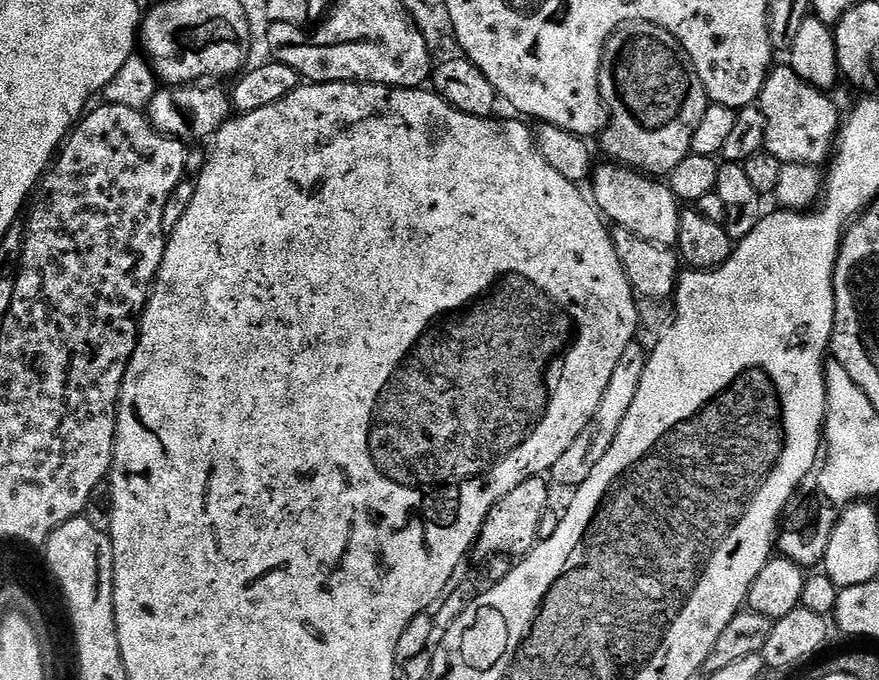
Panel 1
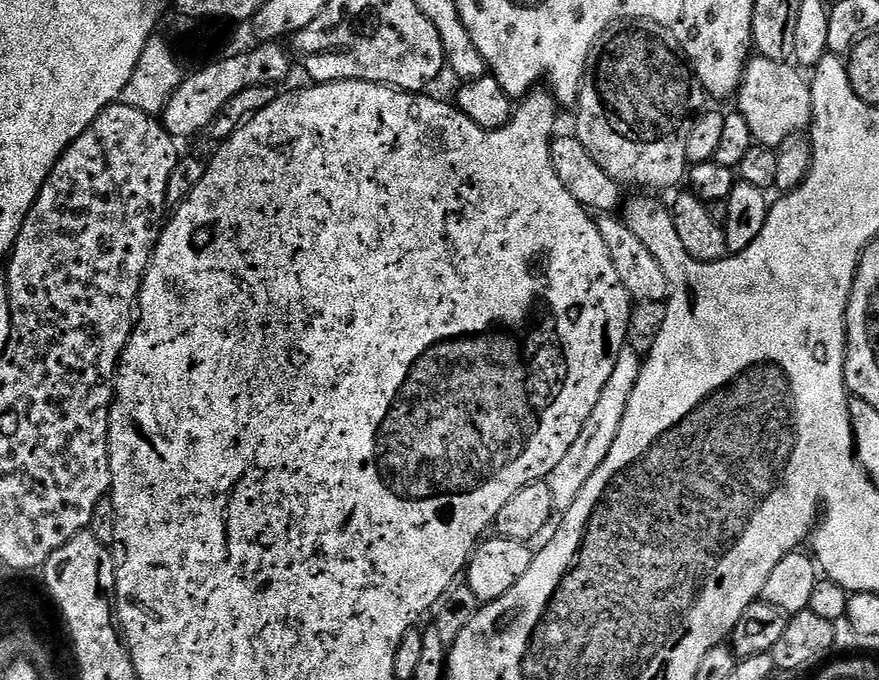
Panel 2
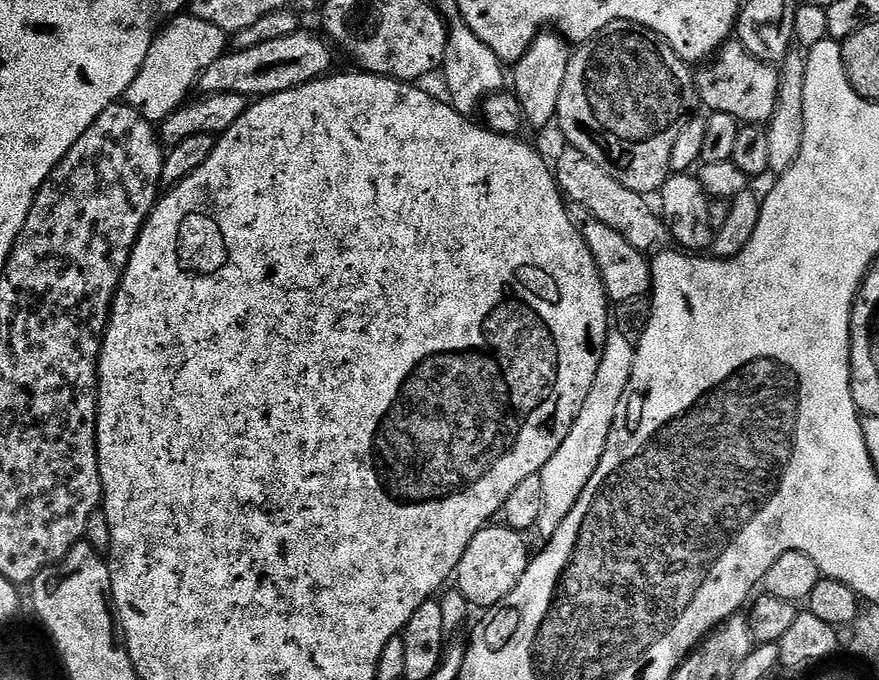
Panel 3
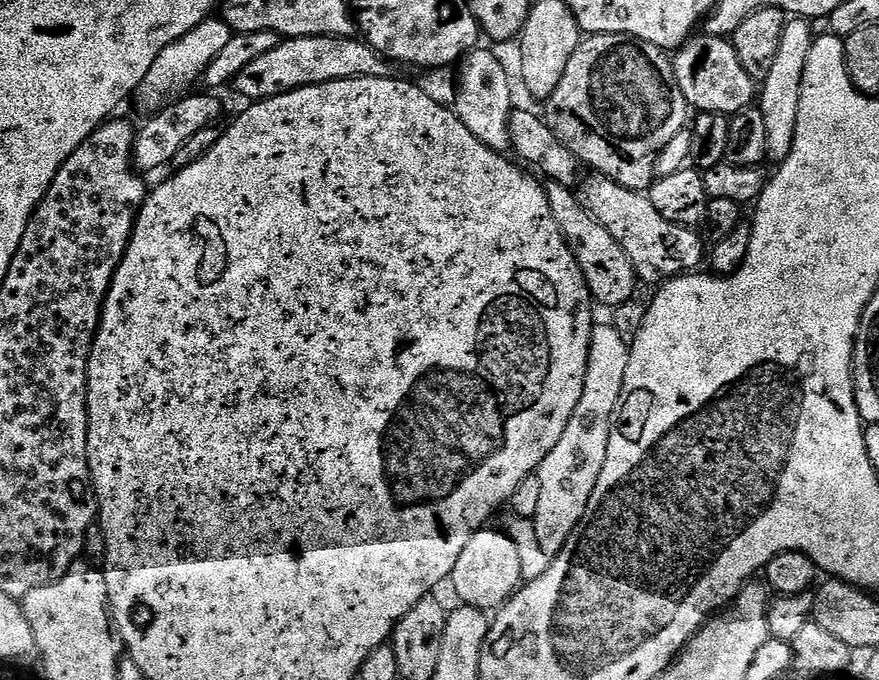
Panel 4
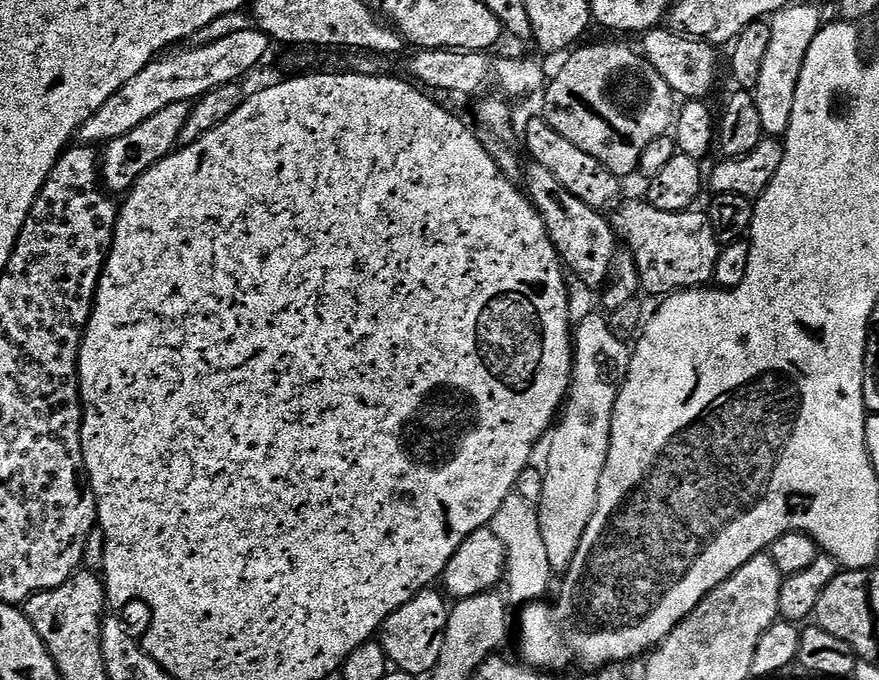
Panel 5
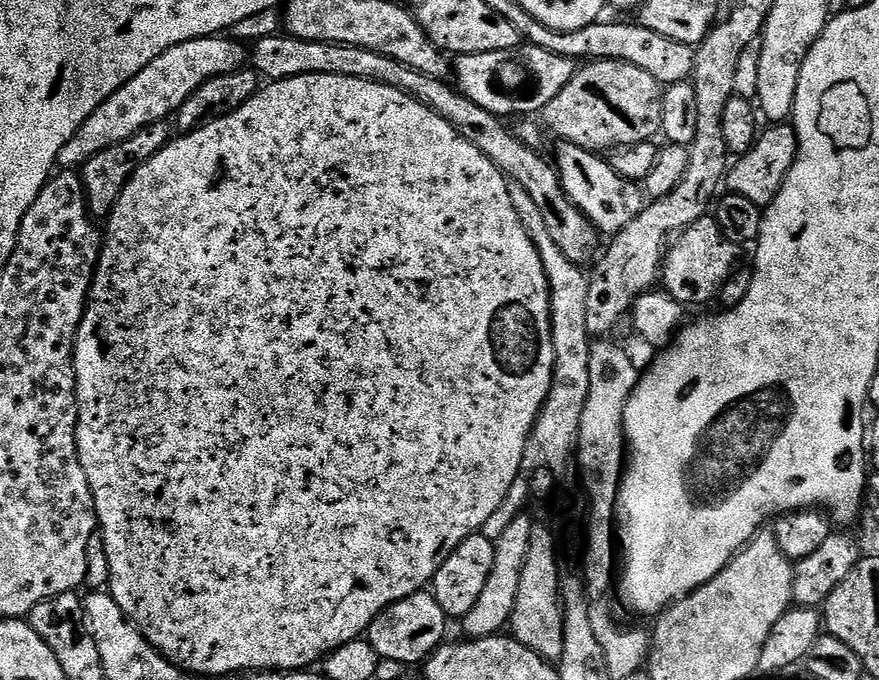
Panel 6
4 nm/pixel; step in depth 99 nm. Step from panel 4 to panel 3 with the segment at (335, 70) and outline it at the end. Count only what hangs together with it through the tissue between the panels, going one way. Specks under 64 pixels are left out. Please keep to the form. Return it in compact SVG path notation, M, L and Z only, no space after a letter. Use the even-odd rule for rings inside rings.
M307 30L286 34L286 38L262 42L262 46L254 46L250 50L225 52L214 66L210 66L210 70L200 75L198 88L209 96L229 92L249 98L275 98L280 92L291 92L302 84L310 84L323 77L331 69L328 68L332 64L331 51L333 49L323 35L315 36Z

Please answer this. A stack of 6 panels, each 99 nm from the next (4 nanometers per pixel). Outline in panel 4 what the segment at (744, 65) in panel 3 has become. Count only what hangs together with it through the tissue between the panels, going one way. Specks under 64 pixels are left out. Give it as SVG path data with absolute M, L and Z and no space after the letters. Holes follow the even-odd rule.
M693 34L675 49L672 65L682 94L697 113L720 112L731 117L734 112L753 107L757 99L757 81L753 80L752 75L742 66L742 62L738 62L738 54L731 39Z

